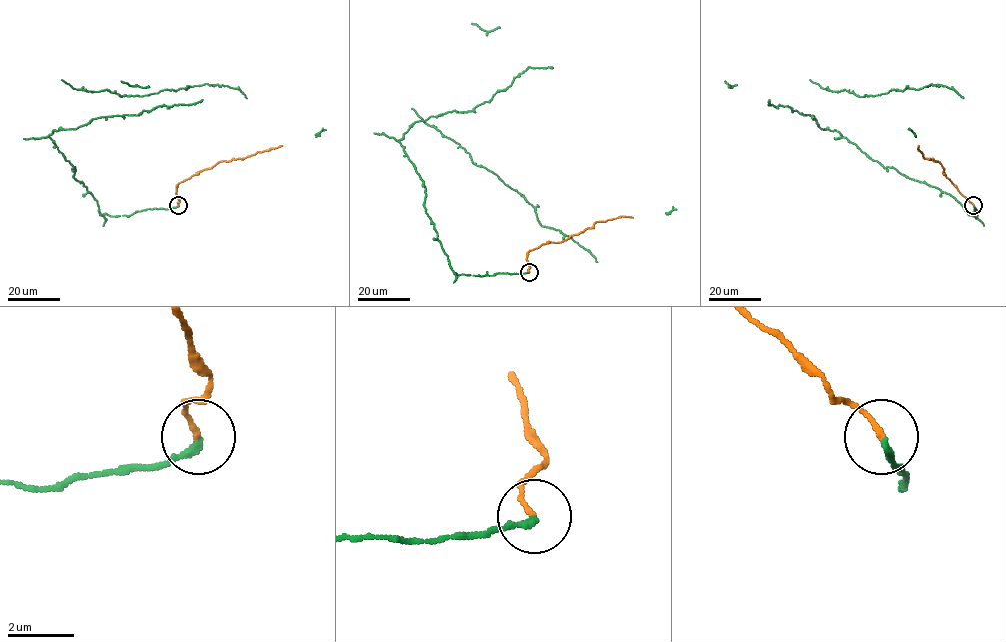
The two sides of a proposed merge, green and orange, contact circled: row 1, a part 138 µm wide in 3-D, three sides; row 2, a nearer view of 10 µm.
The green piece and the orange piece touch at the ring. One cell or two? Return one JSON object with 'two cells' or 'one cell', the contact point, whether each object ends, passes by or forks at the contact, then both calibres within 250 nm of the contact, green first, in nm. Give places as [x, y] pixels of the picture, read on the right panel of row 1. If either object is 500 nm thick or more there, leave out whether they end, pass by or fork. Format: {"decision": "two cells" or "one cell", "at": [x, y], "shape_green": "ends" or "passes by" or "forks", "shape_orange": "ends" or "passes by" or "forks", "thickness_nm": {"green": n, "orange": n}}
{"decision": "one cell", "at": [973, 205], "shape_green": "ends", "shape_orange": "ends", "thickness_nm": {"green": 220, "orange": 150}}

